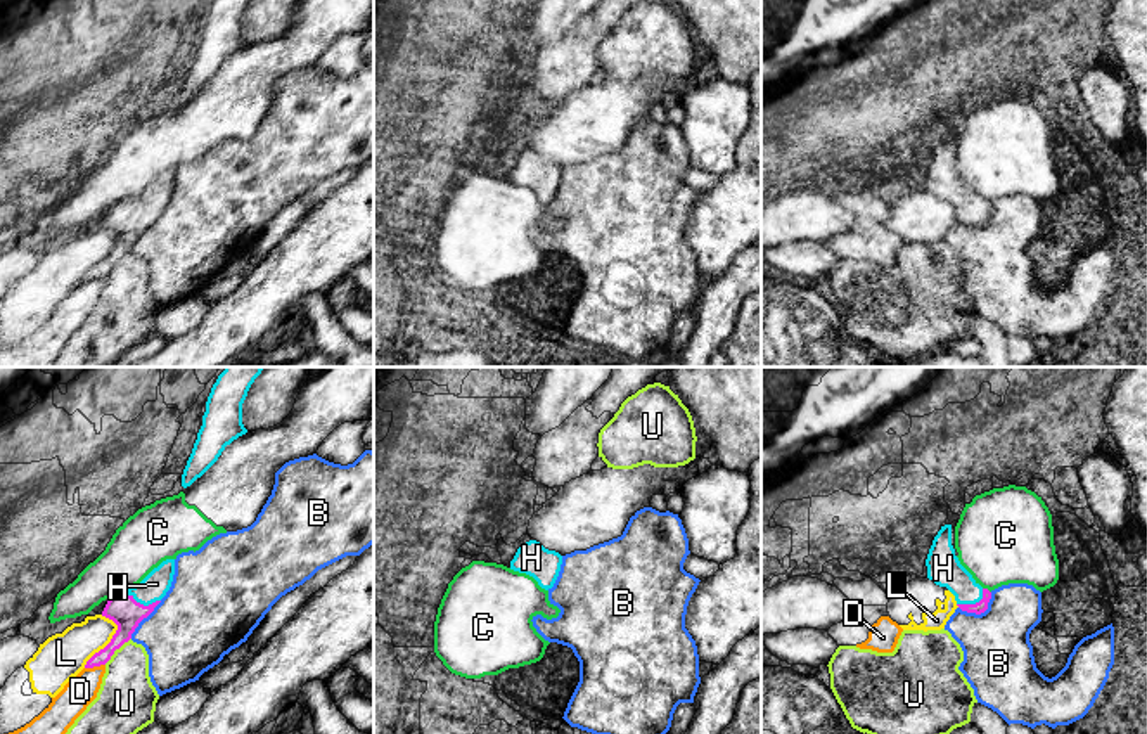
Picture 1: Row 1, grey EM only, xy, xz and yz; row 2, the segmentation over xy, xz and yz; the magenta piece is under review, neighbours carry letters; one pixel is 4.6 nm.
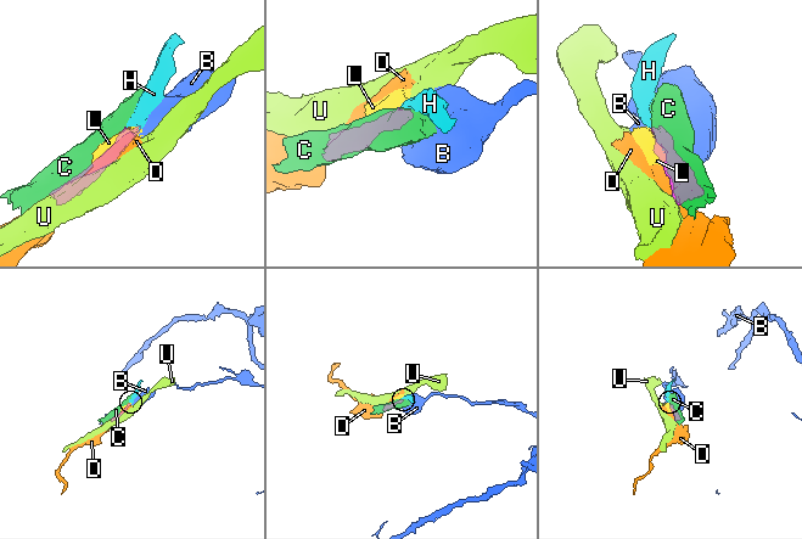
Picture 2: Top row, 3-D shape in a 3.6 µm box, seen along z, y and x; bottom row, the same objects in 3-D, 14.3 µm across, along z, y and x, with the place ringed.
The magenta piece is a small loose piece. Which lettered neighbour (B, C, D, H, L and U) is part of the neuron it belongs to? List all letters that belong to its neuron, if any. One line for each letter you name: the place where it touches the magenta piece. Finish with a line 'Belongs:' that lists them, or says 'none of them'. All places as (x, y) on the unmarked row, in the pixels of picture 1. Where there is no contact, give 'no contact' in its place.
H: meets magenta in xy at (142, 217)
Belongs: H

